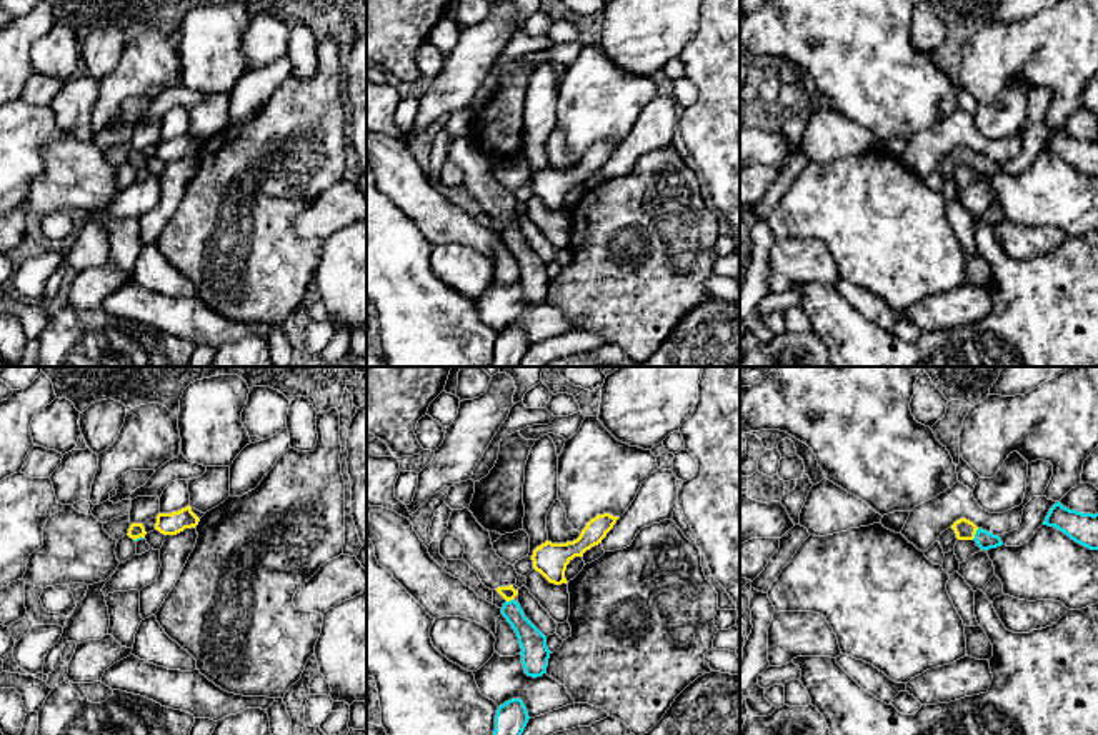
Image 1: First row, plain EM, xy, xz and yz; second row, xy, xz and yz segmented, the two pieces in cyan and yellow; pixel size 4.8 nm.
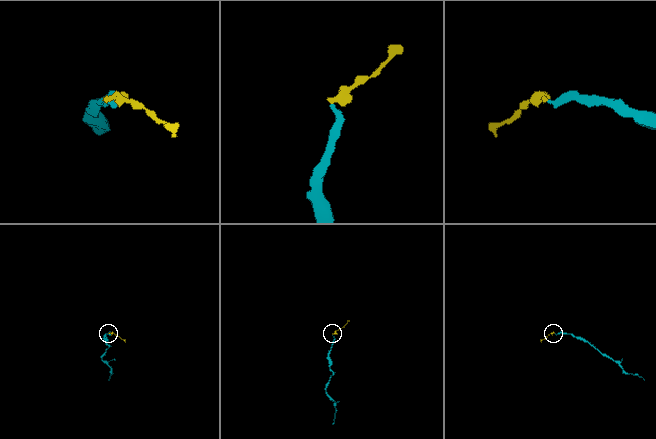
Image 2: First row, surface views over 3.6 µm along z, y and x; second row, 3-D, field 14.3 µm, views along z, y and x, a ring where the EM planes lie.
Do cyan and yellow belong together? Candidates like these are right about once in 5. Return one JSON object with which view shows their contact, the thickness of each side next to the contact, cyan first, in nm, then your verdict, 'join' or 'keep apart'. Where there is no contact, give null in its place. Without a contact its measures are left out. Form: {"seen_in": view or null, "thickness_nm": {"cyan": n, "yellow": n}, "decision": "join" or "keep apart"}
{"seen_in": "yz", "thickness_nm": {"cyan": 90, "yellow": 100}, "decision": "join"}

